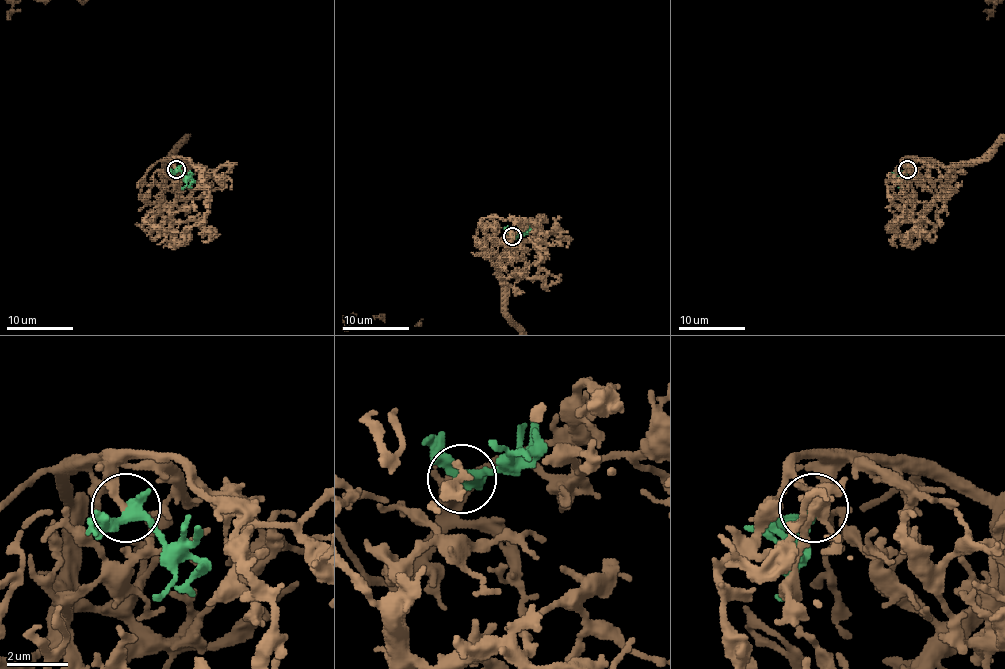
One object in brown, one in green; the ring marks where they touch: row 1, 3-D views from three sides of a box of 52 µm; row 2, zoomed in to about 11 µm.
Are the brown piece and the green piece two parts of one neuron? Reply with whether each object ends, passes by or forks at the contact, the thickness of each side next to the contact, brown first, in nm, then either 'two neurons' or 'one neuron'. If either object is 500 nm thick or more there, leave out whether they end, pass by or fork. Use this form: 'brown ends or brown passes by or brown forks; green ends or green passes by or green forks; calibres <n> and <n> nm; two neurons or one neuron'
brown ends; green passes by; calibres 240 and 360 nm; one neuron

